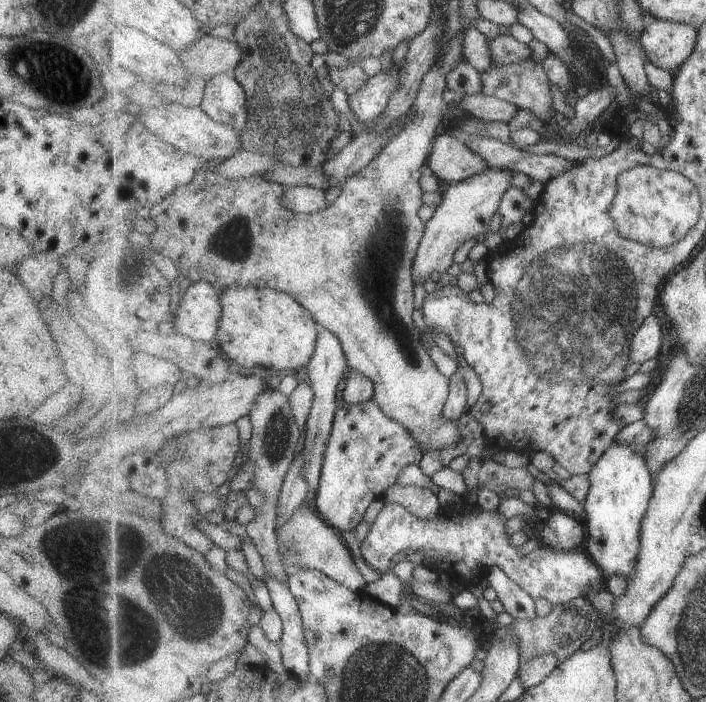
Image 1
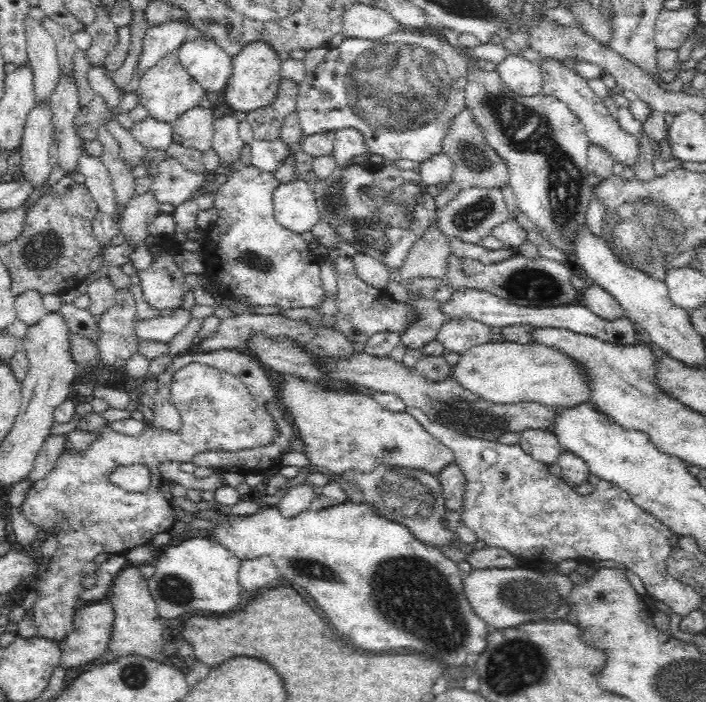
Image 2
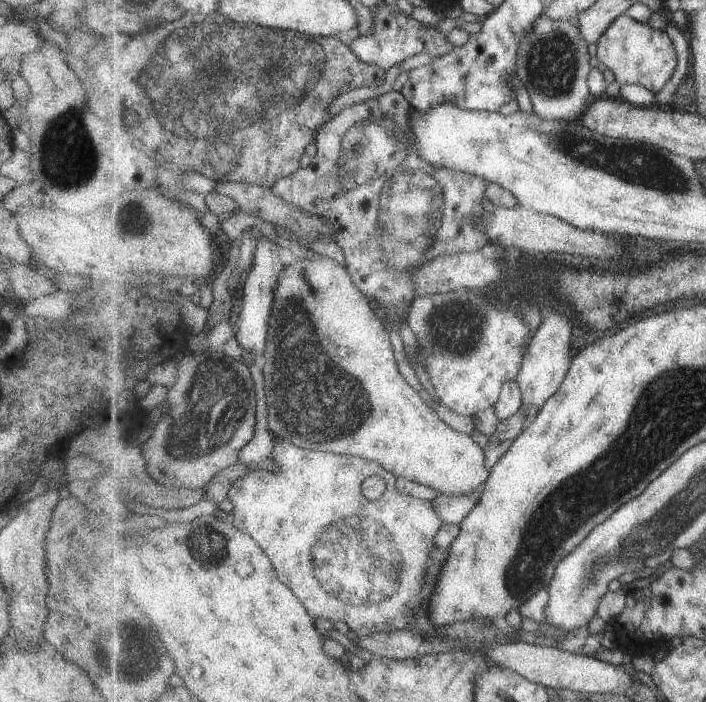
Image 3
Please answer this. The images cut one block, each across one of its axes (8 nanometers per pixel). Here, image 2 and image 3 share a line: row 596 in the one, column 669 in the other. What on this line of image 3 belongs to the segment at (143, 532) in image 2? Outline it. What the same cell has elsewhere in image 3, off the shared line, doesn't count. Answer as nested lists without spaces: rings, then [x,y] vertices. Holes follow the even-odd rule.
[[[627,13],[613,21],[597,42],[597,59],[601,67],[615,74],[621,84],[640,84],[654,94],[663,90],[677,68],[677,50],[671,36],[662,30],[655,30],[649,23],[637,22]]]

